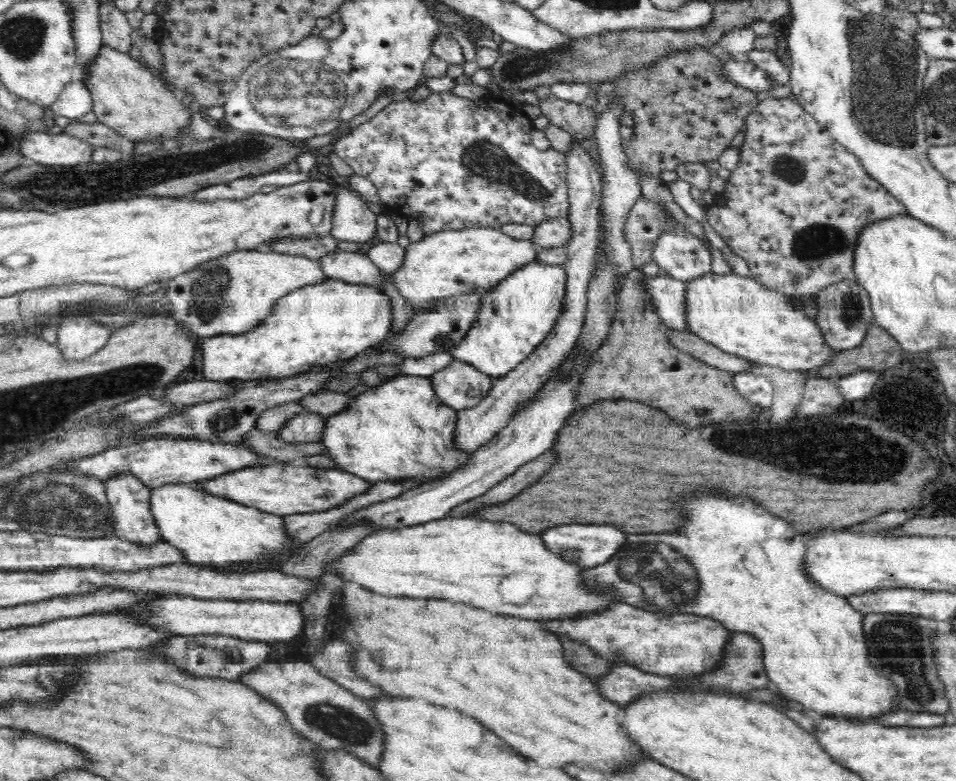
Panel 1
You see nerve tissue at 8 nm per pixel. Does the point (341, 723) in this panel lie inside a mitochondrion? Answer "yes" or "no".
yes

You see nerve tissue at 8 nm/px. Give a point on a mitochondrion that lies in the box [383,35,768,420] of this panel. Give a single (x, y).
(483, 158)

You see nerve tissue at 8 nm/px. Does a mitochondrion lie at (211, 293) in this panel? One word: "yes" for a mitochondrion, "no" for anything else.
yes

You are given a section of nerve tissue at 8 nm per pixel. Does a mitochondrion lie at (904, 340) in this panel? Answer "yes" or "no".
no

